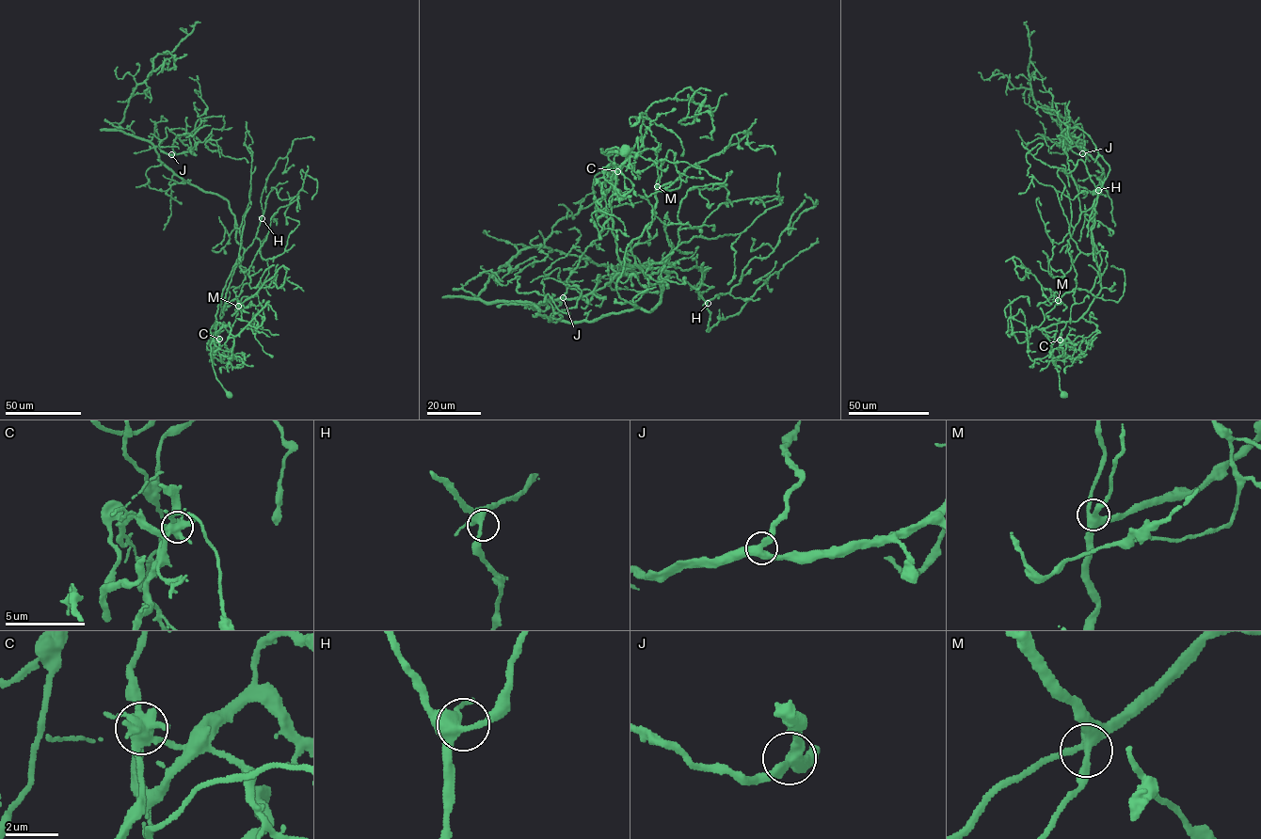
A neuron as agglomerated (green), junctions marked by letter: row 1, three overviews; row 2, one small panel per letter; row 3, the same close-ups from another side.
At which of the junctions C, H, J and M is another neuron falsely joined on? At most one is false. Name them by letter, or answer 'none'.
C

